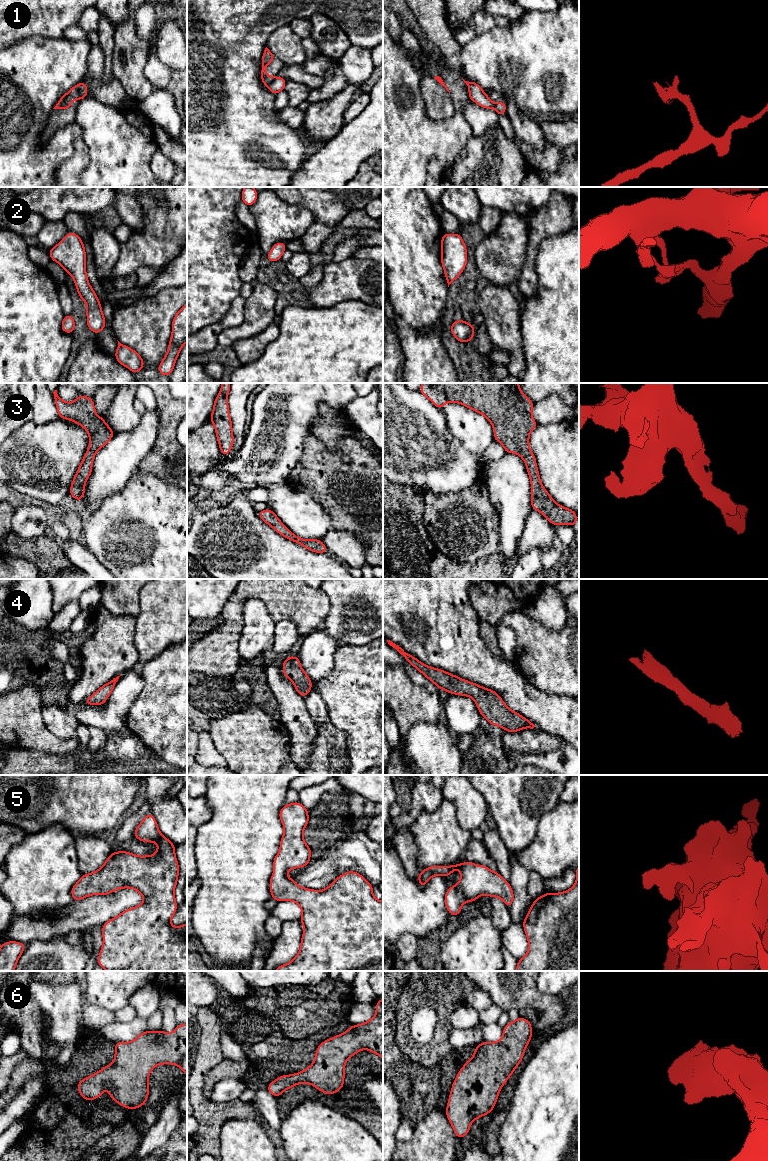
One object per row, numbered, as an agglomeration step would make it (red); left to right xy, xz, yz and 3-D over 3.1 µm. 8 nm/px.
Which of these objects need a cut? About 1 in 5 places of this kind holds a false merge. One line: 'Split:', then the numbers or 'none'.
Split: 1

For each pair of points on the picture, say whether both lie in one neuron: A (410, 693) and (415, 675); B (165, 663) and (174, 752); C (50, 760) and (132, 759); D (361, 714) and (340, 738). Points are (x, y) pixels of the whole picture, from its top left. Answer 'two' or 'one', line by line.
A: two
B: one
C: one
D: two

